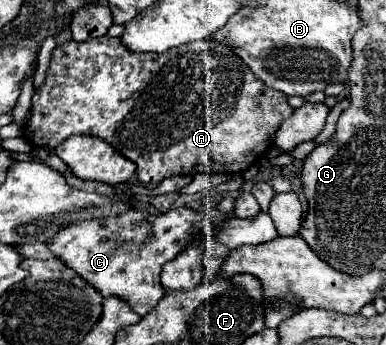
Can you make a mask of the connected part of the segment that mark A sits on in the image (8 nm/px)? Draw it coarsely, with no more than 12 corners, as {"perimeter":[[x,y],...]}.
{"perimeter":[[225,44],[51,52],[23,138],[97,136],[139,182],[239,174],[287,96]]}

